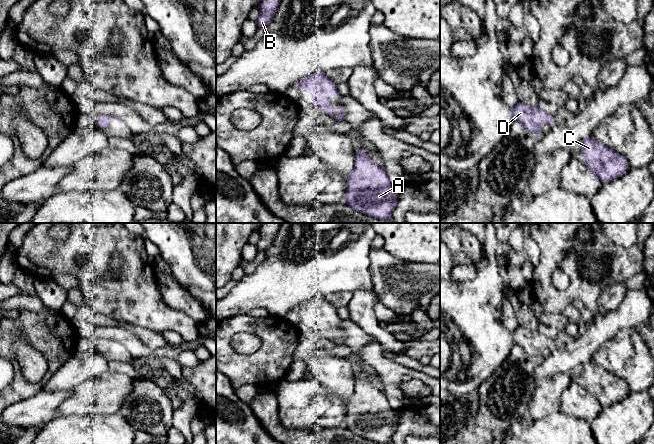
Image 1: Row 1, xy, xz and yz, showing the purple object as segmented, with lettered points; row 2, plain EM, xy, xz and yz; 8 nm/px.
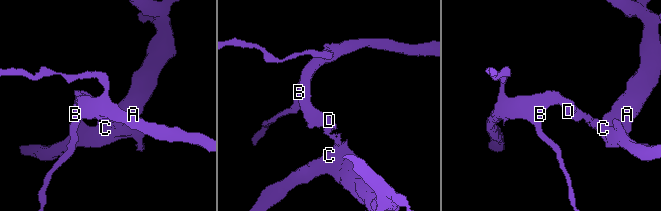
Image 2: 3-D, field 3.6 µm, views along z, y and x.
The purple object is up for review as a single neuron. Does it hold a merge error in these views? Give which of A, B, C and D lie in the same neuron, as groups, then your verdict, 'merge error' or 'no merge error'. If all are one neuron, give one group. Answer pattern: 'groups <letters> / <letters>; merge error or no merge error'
groups A B C D; no merge error

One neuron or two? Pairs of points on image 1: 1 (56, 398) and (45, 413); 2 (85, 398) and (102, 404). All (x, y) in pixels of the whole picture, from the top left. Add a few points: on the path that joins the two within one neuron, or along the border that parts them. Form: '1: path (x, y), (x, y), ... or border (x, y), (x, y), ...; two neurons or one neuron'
1: path (52, 402), (45, 409); one neuron
2: path (89, 398), (96, 398), (98, 400); one neuron

